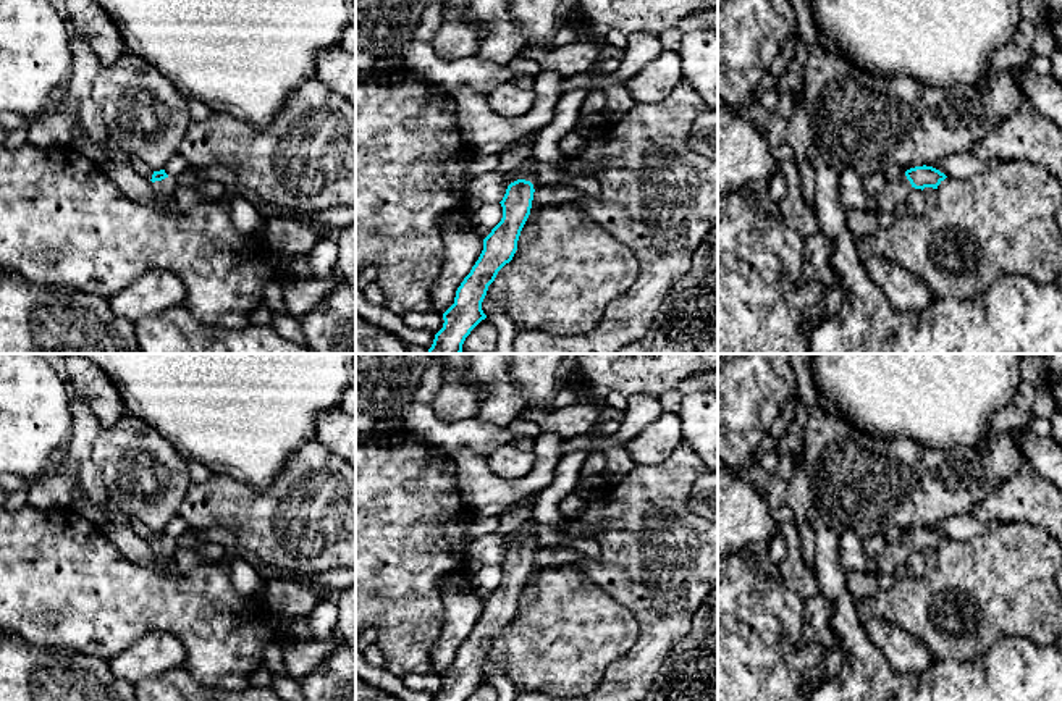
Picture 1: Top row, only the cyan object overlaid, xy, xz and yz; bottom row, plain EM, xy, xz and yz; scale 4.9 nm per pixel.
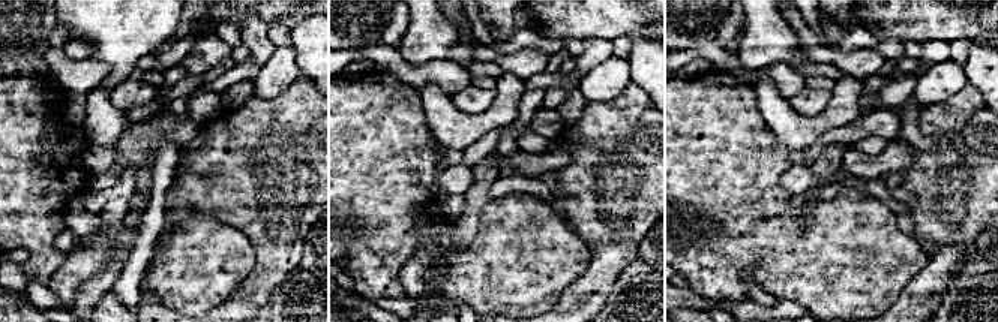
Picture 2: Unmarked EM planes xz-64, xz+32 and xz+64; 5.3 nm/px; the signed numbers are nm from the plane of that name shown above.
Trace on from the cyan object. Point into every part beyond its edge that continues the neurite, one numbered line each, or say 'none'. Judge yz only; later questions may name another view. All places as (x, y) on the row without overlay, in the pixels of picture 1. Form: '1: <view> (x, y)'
1: yz (897, 551)

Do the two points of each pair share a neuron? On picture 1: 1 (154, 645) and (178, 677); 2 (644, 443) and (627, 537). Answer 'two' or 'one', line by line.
1: two
2: two

